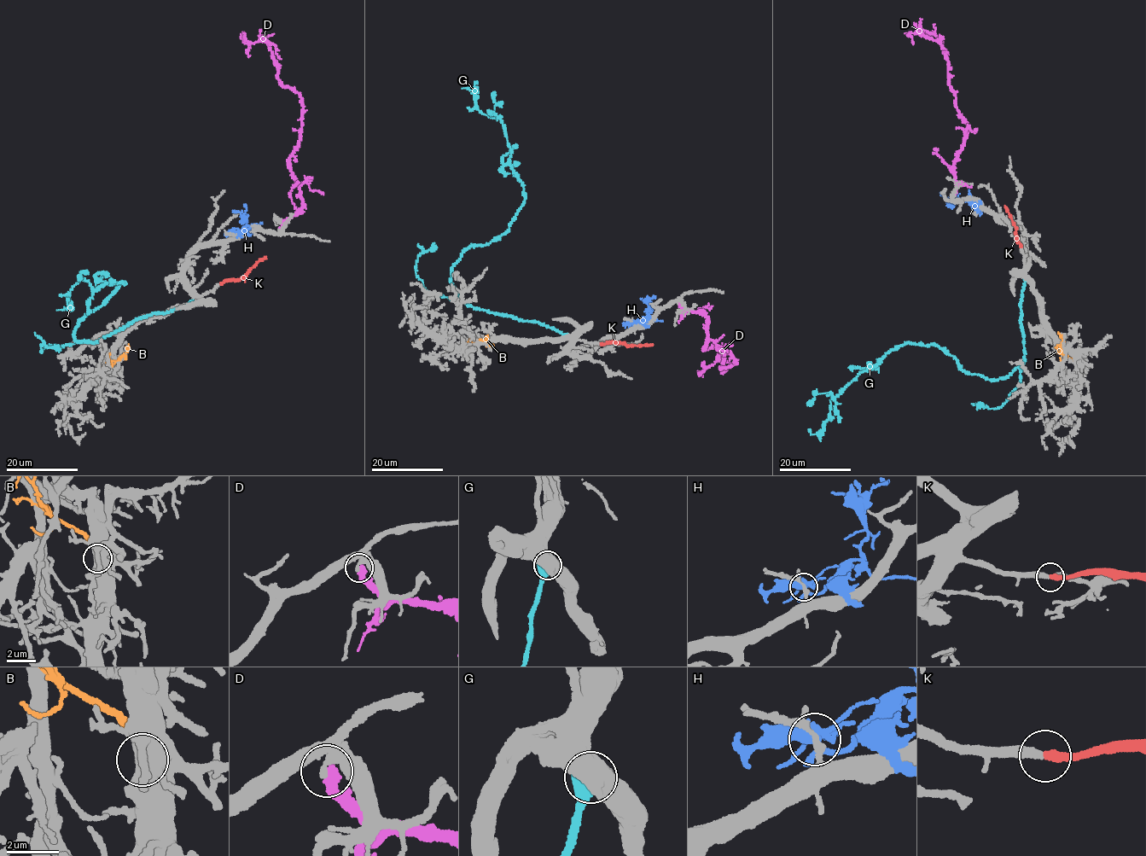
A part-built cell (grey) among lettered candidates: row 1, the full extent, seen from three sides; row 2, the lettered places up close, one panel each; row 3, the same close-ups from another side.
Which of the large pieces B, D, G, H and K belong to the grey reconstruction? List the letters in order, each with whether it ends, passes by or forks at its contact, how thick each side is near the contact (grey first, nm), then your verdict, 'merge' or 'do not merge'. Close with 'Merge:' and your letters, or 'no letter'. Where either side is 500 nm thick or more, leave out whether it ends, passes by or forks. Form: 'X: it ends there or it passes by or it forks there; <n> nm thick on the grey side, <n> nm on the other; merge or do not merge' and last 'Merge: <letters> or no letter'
B: it ends there; 260 nm thick on the grey side, 320 nm on the other; do not merge
D: it ends there; 280 nm thick on the grey side, 320 nm on the other; do not merge
G: 600 nm thick on the grey side, 600 nm on the other; do not merge
H: it forks there; 200 nm thick on the grey side, 380 nm on the other; do not merge
K: it ends there; 360 nm thick on the grey side, 360 nm on the other; merge
Merge: K

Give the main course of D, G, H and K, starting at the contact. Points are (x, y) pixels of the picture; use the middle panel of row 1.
D: (678, 302), (706, 317), (705, 349), (728, 352), (736, 363), (721, 369), (722, 352), (699, 374), (702, 375)
G: (566, 336), (471, 307), (452, 285), (461, 253), (507, 230), (524, 199), (501, 118), (478, 109), (477, 82)
H: (634, 323), (638, 323), (648, 316), (649, 299), (654, 297)
K: (600, 343), (653, 345)

